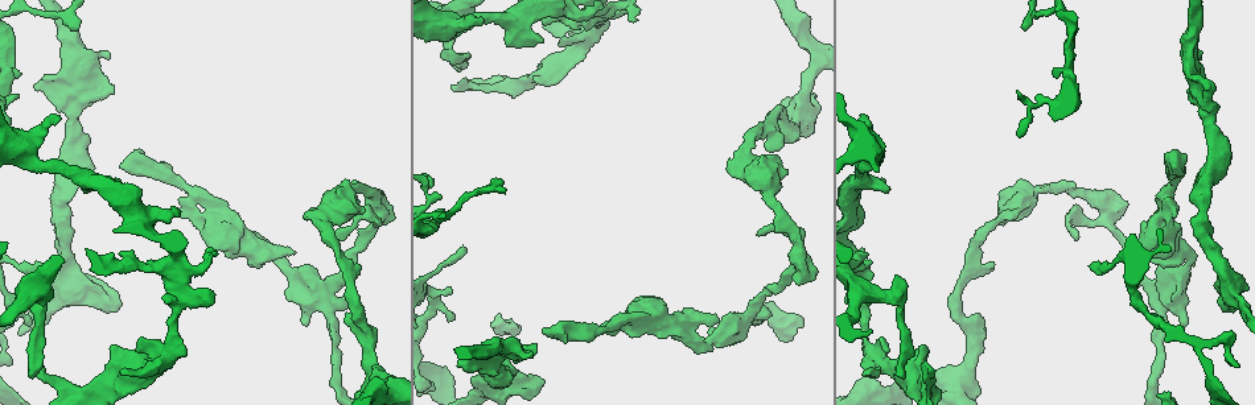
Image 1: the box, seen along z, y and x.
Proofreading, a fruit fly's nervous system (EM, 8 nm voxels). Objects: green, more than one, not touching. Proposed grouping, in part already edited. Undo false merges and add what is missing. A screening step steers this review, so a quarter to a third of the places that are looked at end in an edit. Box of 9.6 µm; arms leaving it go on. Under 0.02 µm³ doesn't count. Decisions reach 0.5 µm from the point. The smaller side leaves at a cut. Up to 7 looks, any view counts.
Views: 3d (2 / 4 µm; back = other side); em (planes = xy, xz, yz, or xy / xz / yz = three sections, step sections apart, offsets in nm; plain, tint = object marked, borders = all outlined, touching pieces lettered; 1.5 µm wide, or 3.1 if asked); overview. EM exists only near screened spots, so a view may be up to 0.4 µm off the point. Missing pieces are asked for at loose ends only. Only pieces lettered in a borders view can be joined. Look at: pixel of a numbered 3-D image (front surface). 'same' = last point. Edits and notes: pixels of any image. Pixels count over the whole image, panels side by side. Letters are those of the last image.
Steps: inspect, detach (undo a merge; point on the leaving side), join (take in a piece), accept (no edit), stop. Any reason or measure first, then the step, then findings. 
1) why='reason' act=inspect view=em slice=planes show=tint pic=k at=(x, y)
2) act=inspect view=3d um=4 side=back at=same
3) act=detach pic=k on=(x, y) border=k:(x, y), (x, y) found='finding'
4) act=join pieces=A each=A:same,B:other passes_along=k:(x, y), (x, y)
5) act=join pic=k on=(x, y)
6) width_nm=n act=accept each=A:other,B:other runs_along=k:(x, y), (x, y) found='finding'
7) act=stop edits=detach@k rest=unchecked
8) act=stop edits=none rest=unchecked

why='free end' act=inspect view=3d um=4 pic=1 at=(39, 264)

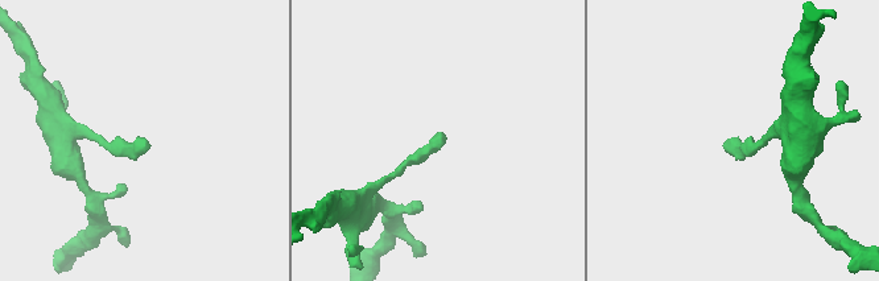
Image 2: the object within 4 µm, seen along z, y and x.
act=inspect view=em slice=planes show=tint pic=2 at=(726, 146)

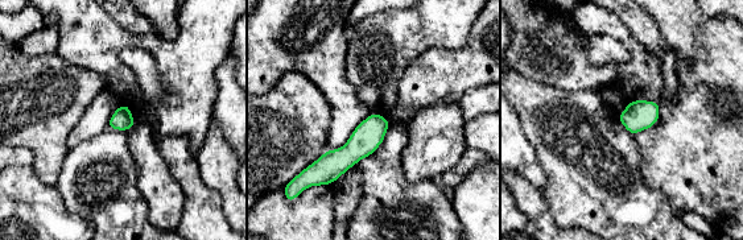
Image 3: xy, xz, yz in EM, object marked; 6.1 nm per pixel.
why='what lies round it' act=inspect view=em slice=planes show=borders at=same

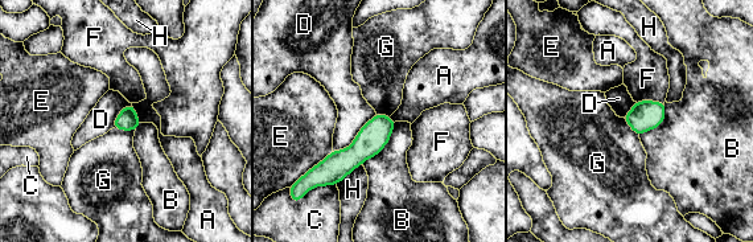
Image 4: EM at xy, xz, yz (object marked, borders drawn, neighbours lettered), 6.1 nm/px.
longest_contact=D:340nm act=accept each=A:other,B:other,C:other,D:other,E:other,F:other,G:other,H:other border=4:(114, 127), (135, 130) found='none of them fits'

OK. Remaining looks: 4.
why='tapers out' act=inspect view=em slice=planes show=borders pic=1 at=(762, 231)

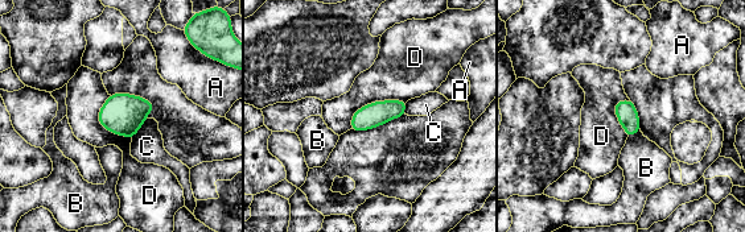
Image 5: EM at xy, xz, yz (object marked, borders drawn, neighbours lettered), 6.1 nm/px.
width_nm=130 act=accept each=A:other,B:other,C:other,D:other border=5:(406, 100), (373, 100), (350, 128) found='none of them fits'

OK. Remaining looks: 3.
why='branch stops here' act=inspect view=em slice=xz step=8 show=borders pic=1 at=(76, 30)

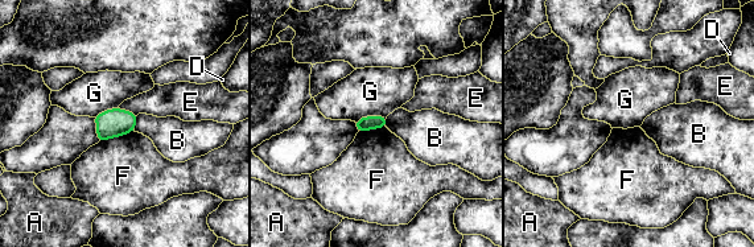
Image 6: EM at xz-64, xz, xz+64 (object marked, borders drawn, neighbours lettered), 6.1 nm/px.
width_nm=90 act=accept each=A:other,B:other,D:other,E:other,F:other,G:other border=6:(386, 116), (365, 115), (354, 122) found='no lettered piece goes on from it'

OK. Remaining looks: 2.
act=stop edits=none rest=unchecked

